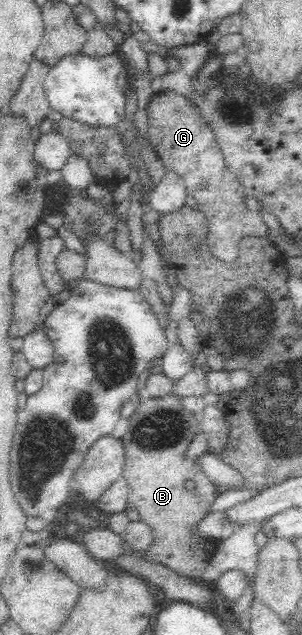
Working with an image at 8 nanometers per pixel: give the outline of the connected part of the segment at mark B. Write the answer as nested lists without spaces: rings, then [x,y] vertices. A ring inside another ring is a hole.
[[[173,394],[156,398],[145,397],[129,420],[122,438],[126,452],[123,477],[129,486],[127,503],[138,510],[140,519],[150,526],[153,535],[142,556],[162,563],[183,576],[201,580],[214,547],[222,543],[221,539],[202,539],[190,535],[191,529],[205,517],[205,512],[216,499],[216,487],[200,468],[200,460],[184,458],[184,452],[194,435],[201,430],[202,422],[184,409],[181,401]],[[188,481],[194,481],[196,489],[188,490]],[[199,541],[206,541],[211,548],[206,553],[193,554],[188,551],[188,544]]]

